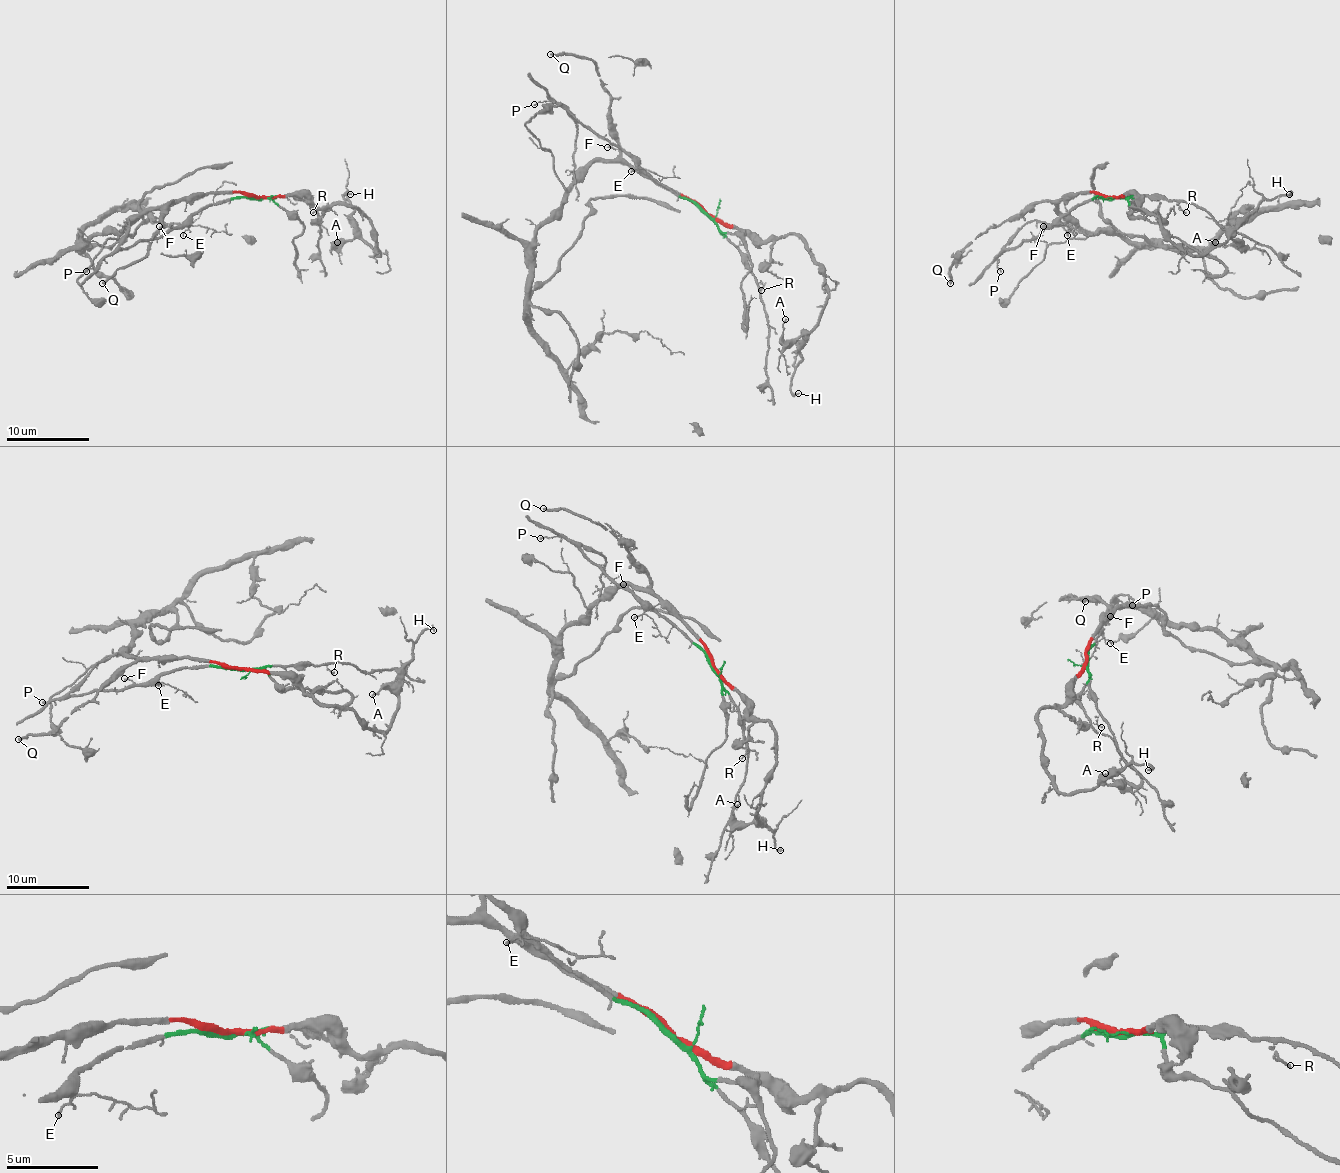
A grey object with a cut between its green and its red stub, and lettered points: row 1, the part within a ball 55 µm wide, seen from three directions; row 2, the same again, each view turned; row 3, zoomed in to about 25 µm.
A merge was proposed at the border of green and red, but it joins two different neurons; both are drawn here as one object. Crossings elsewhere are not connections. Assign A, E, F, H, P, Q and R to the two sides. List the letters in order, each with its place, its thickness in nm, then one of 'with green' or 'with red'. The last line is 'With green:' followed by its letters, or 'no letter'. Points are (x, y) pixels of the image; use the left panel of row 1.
A: at (337, 242); 120 nm thick; with red
E: at (183, 235); 80 nm thick; with green
F: at (159, 226); 110 nm thick; with green
H: at (350, 194); 240 nm thick; with red
P: at (86, 271); 110 nm thick; with green
Q: at (102, 283); 220 nm thick; with red
R: at (313, 212); 110 nm thick; with green
With green: E, F, P, R

